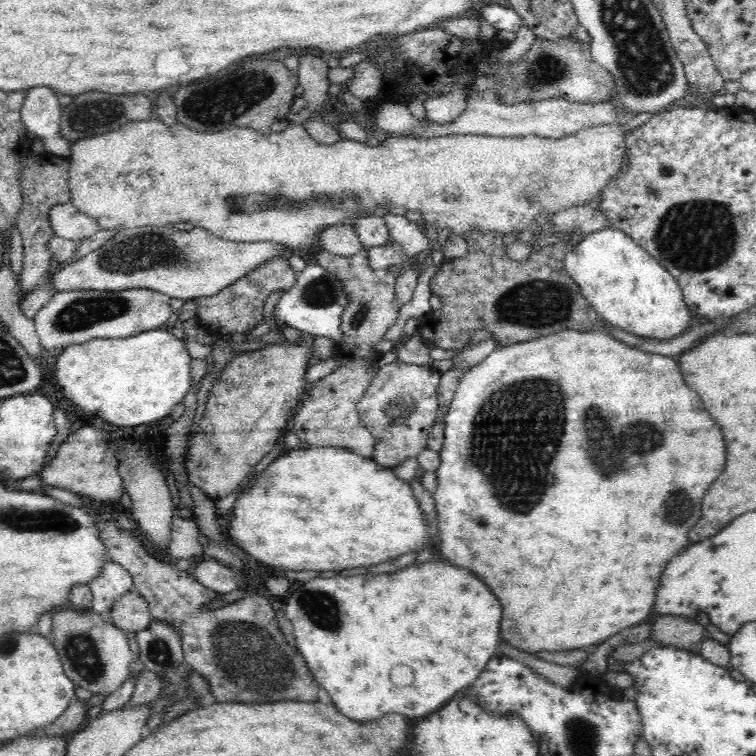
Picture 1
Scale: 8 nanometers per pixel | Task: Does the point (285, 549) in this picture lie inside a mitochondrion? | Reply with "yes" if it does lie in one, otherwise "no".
no

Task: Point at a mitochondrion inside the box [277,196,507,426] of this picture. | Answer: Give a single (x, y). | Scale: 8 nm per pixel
(324, 291)

